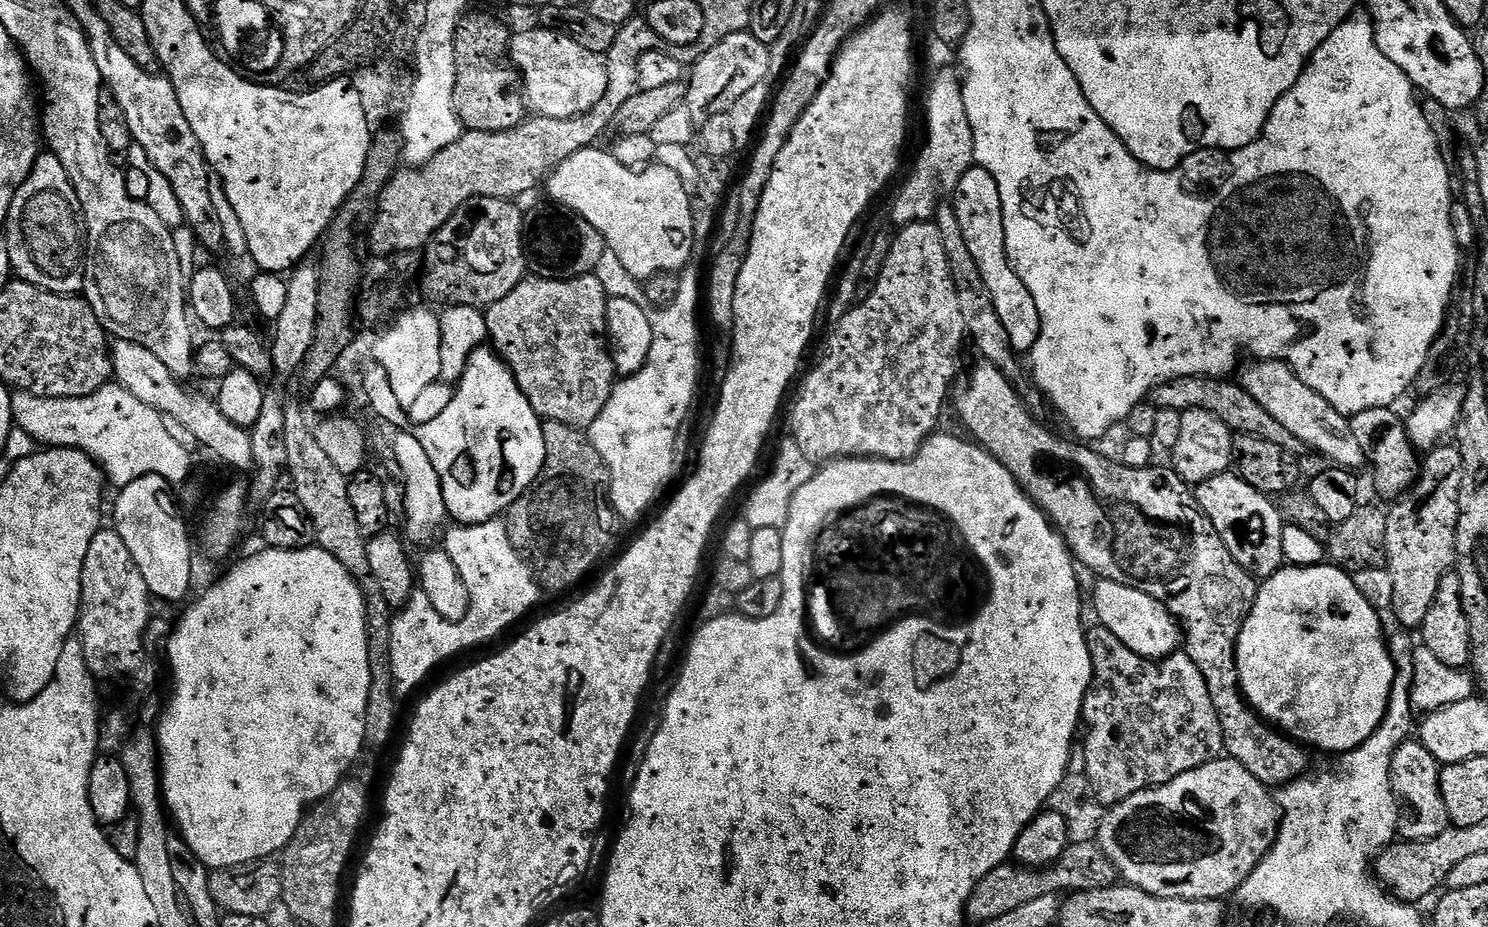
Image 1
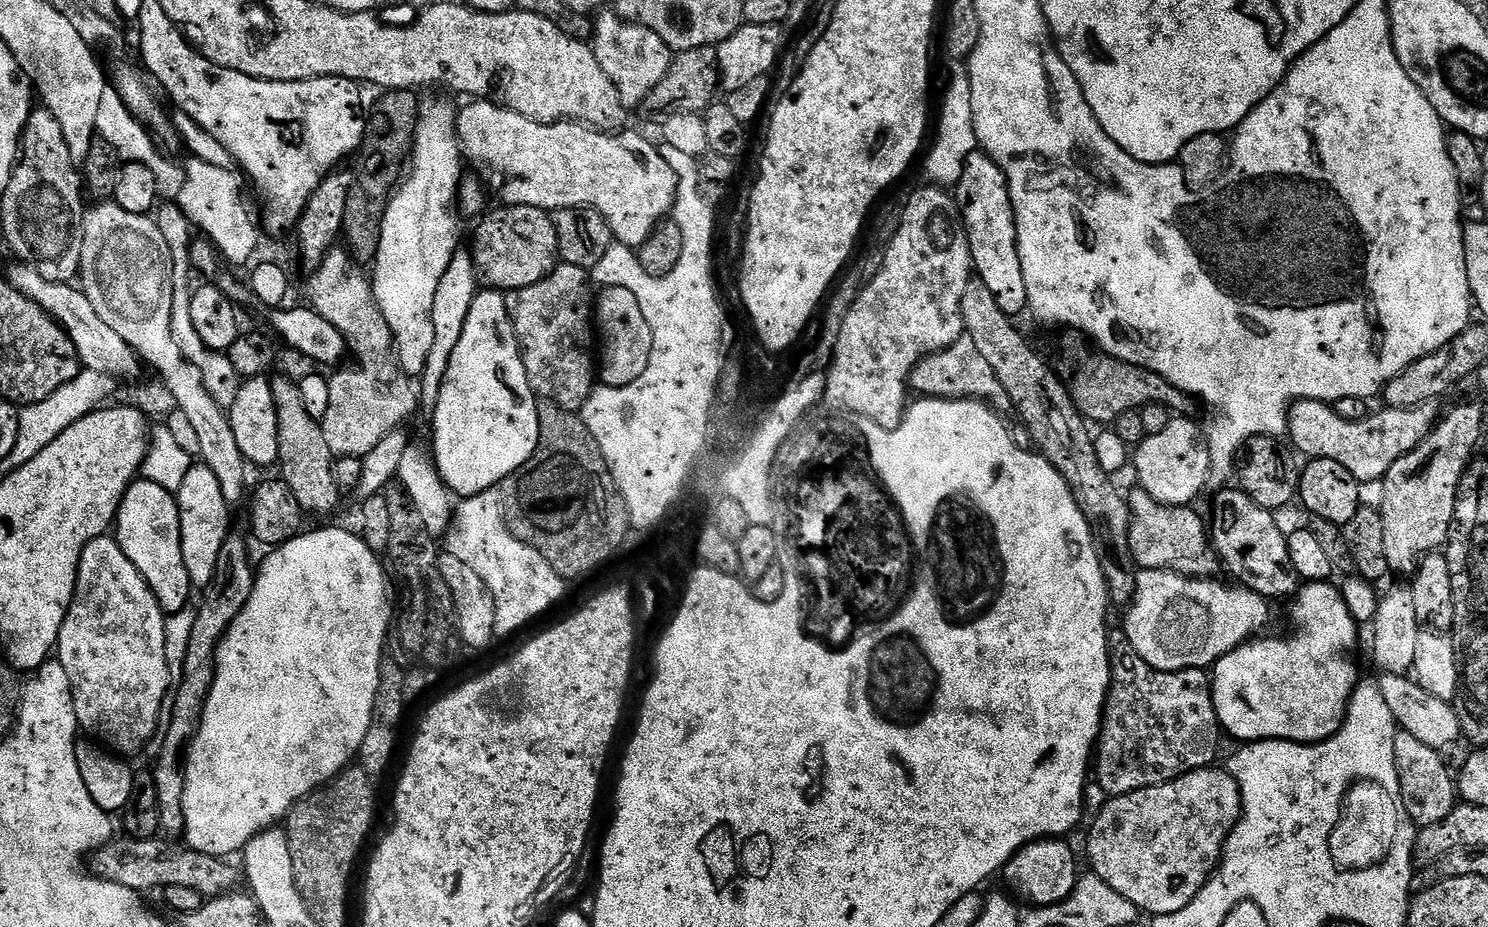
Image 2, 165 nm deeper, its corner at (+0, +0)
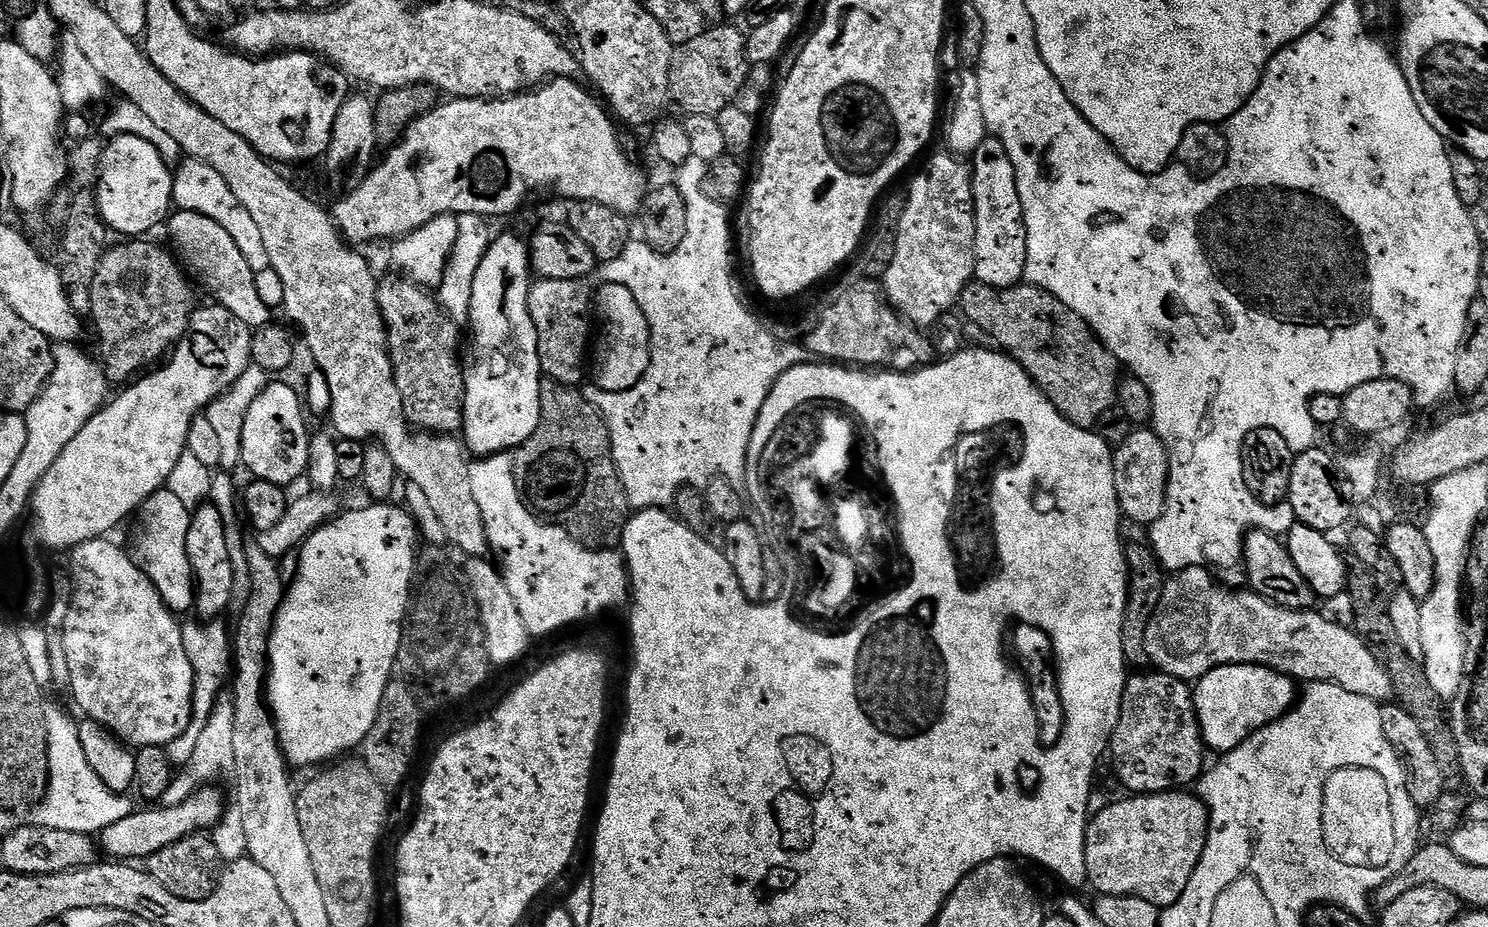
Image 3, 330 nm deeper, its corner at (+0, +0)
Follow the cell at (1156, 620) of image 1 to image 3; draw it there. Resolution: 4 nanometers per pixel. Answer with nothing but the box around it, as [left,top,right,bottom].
[1146,568,1393,702]

